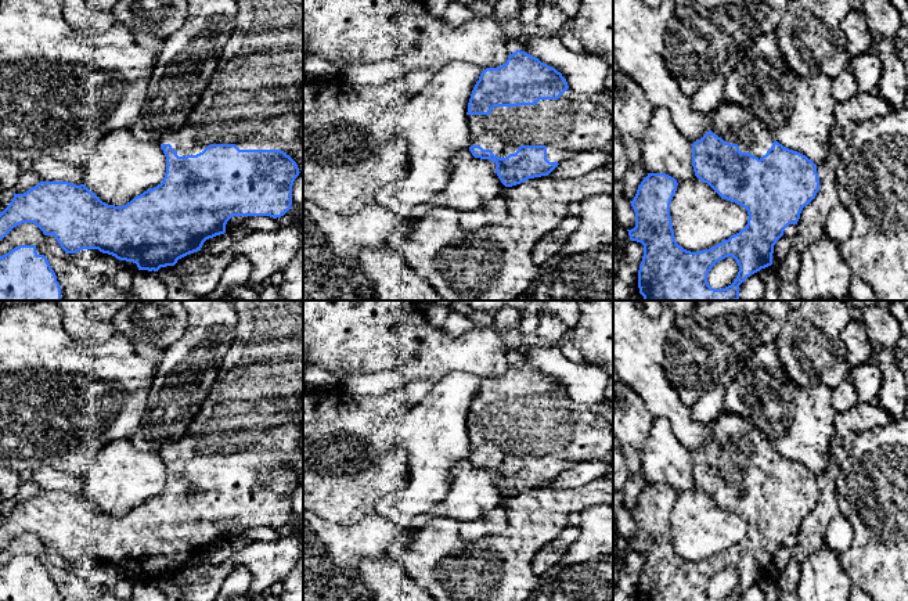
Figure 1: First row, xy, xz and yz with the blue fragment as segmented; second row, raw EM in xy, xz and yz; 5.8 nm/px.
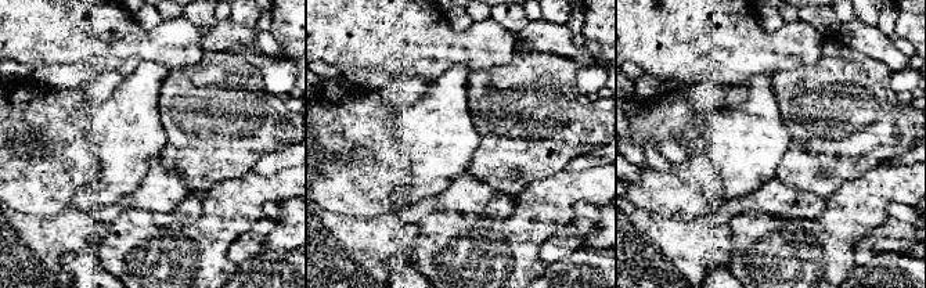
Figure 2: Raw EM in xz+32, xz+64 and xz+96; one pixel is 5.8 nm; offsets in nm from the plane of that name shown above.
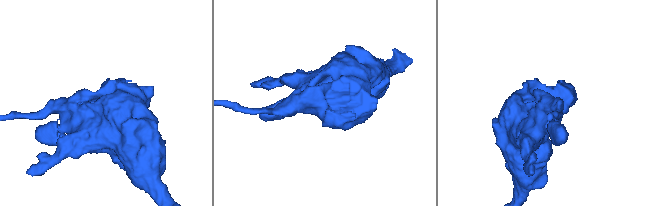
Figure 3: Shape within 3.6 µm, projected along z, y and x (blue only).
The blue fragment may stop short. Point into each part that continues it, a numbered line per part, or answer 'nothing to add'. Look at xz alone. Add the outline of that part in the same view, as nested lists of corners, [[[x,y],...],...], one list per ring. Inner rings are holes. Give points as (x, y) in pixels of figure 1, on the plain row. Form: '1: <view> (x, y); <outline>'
1: xz (573, 434); [[[568,399],[558,410],[540,410],[536,415],[494,417],[490,425],[466,425],[471,456],[491,460],[496,467],[515,464],[520,456],[545,456],[547,469],[562,474],[580,463],[613,453],[613,427],[588,407]]]

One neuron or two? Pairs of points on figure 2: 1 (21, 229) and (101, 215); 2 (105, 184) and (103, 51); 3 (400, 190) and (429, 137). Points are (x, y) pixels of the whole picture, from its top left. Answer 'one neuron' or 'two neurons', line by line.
1: two neurons
2: two neurons
3: one neuron

